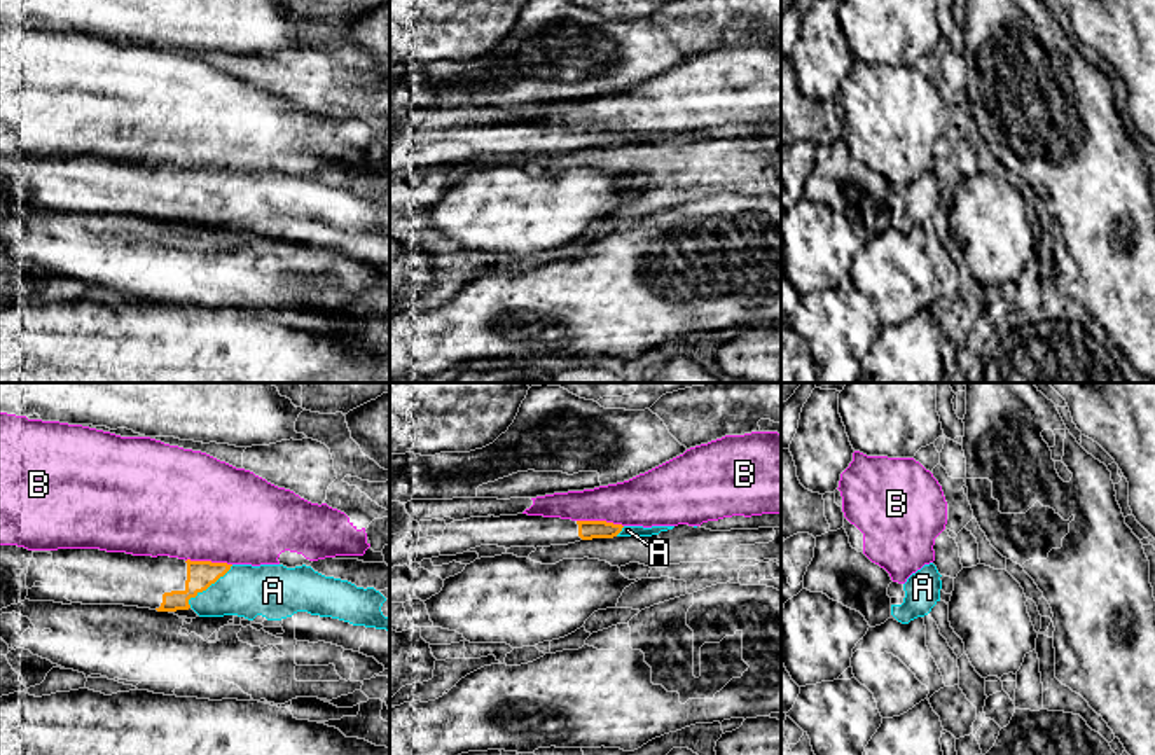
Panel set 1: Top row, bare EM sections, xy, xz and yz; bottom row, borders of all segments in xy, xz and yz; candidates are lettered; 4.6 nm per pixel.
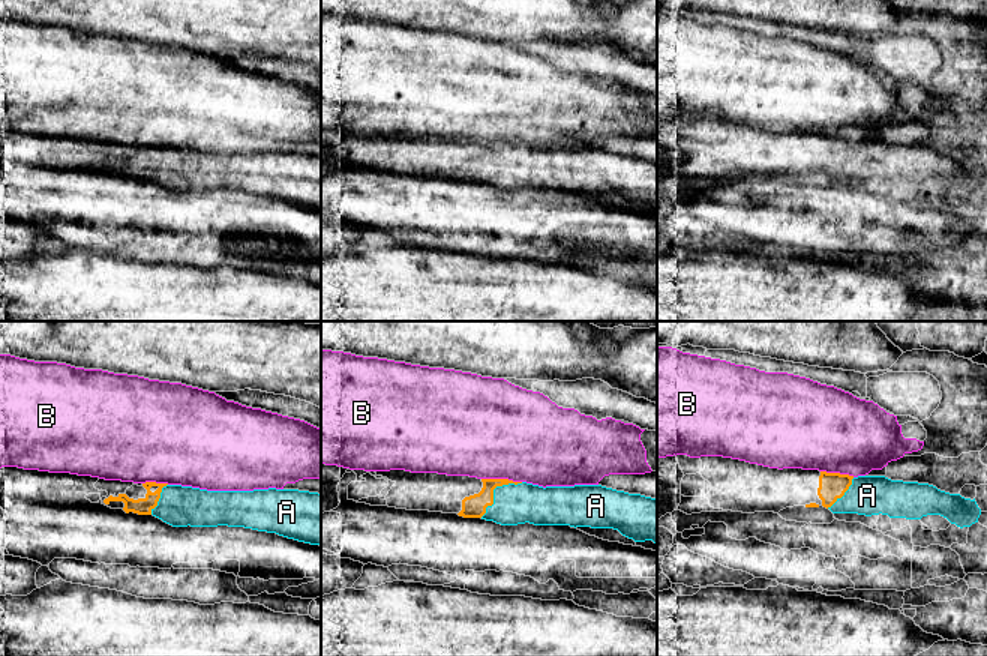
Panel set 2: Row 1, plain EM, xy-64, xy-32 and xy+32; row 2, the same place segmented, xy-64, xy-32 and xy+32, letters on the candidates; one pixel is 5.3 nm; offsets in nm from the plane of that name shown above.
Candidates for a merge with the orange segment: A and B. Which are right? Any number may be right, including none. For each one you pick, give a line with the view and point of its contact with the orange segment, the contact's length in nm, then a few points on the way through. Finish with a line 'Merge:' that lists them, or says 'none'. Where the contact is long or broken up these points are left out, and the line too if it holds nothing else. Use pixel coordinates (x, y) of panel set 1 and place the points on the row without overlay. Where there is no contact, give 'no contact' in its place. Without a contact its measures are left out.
A: xy (207, 196) | 280 nm | across xy (200, 182), (207, 196), (247, 200)
Merge: A

